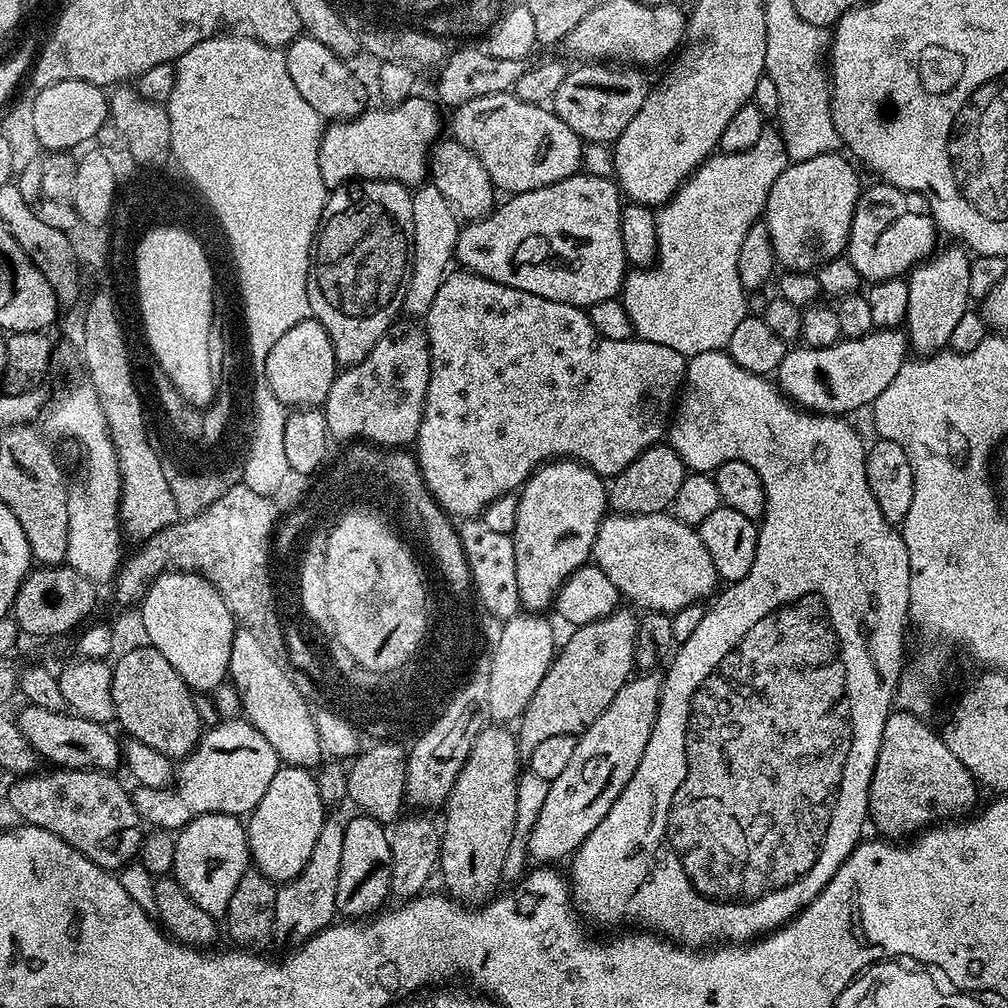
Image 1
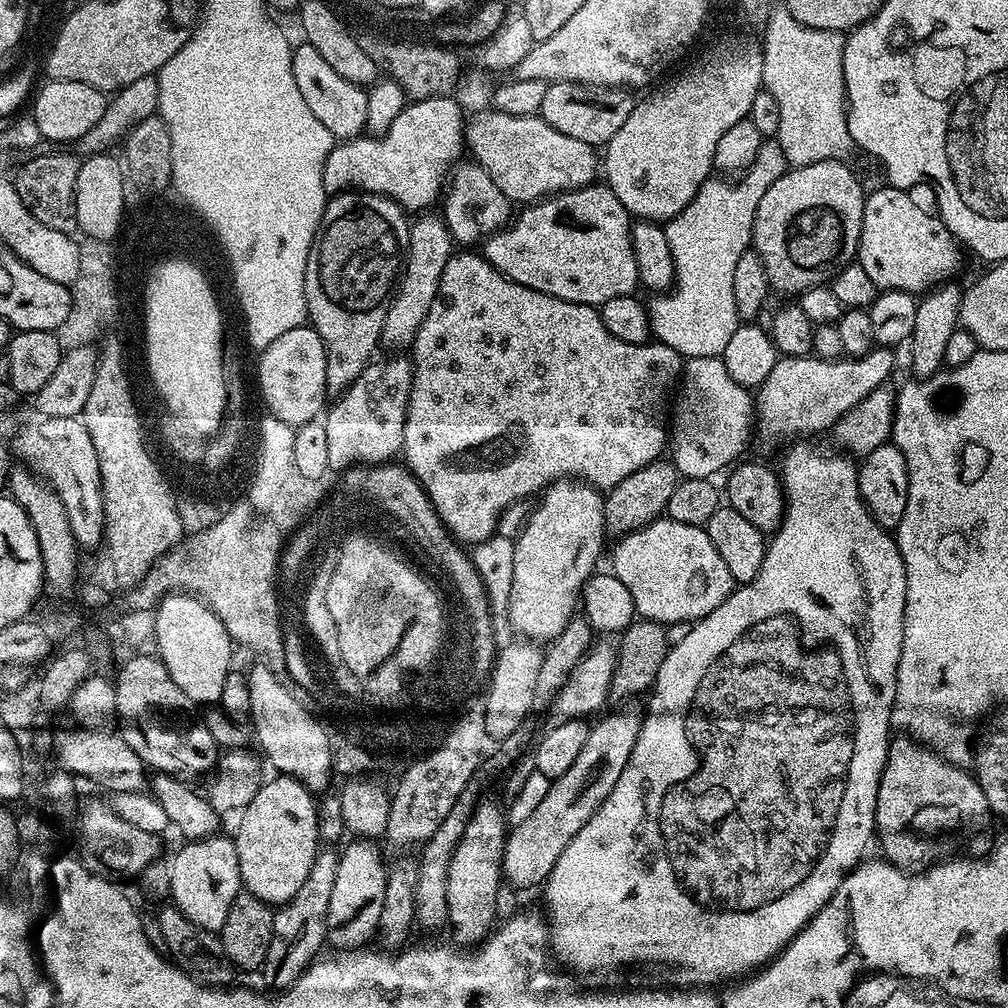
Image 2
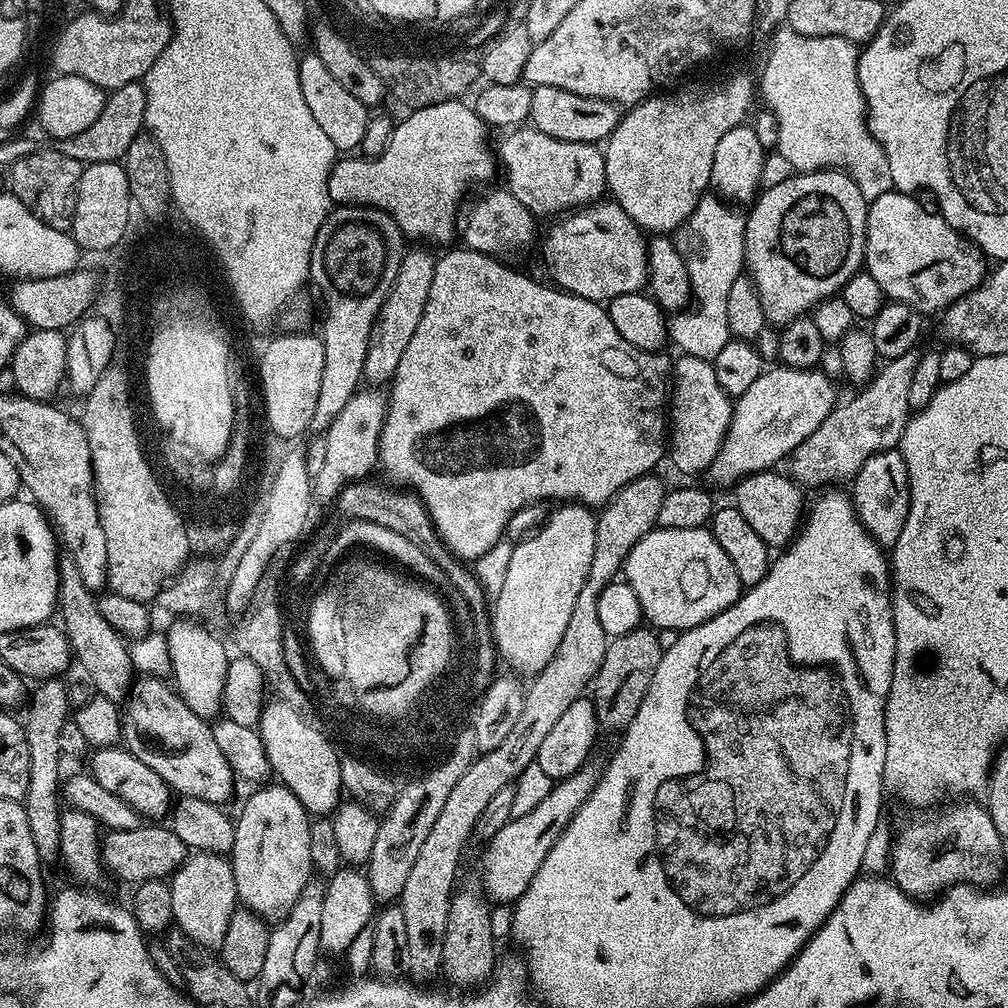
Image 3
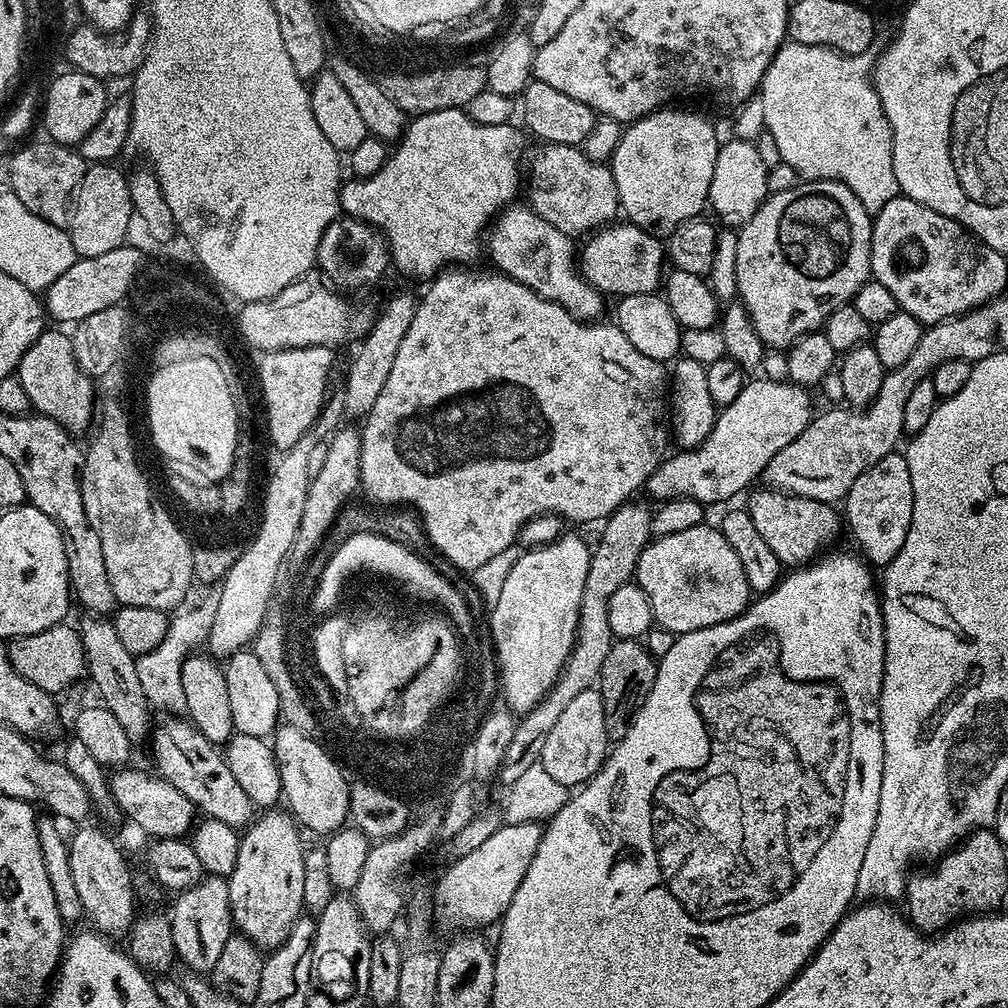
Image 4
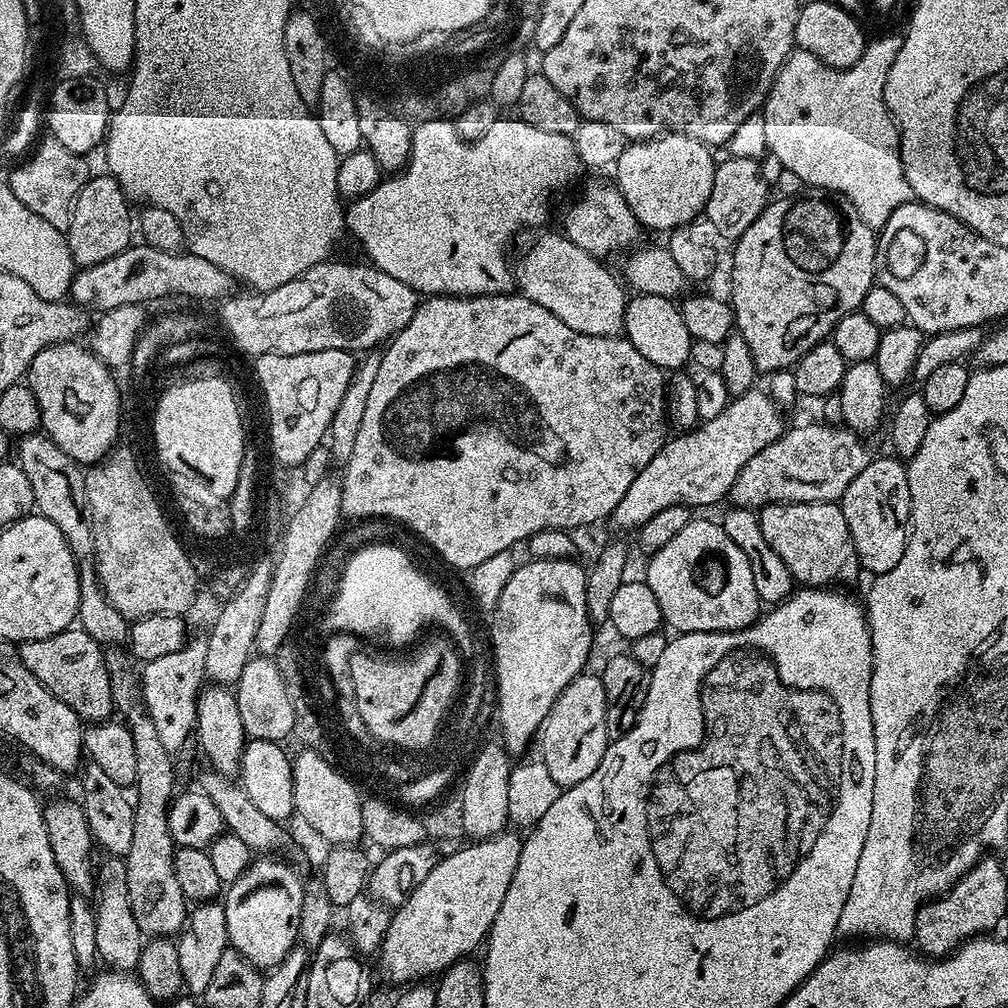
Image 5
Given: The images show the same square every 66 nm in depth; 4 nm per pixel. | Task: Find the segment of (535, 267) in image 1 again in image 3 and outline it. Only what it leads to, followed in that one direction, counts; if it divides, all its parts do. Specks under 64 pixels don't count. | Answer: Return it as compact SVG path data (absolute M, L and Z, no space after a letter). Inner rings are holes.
M601 198L595 204L586 204L557 219L544 240L548 255L548 268L552 271L551 283L555 287L587 300L607 302L622 294L641 291L648 282L648 240L645 233L612 198Z

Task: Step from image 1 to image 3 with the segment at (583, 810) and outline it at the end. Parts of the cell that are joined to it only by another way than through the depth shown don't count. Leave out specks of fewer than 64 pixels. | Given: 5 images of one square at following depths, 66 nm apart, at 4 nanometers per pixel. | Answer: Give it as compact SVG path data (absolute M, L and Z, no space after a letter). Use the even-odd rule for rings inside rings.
M595 763L584 764L574 774L565 780L553 783L552 789L530 814L525 814L517 820L509 820L502 826L491 840L483 845L484 848L484 884L483 891L487 899L501 900L511 905L519 900L521 894L528 889L530 882L534 882L534 874L538 874L538 866L550 854L554 842L564 828L574 818L574 814L584 805L590 793L596 788L598 768Z

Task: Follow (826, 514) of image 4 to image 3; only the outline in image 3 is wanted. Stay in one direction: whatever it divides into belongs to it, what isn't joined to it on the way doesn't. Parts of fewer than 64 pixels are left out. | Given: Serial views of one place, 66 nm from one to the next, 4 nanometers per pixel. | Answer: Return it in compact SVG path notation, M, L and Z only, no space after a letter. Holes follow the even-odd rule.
M780 470L755 472L749 476L740 477L735 485L736 500L734 507L750 522L750 526L766 542L769 549L783 550L796 539L798 525L806 516L806 500L801 485L792 479L791 475L780 473Z

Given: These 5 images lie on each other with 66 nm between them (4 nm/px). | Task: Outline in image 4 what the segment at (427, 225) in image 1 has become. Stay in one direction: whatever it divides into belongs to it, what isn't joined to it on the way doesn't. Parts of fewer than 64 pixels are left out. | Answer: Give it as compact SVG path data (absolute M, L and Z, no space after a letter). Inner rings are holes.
M396 292L384 304L384 309L379 309L372 329L364 335L364 339L355 345L356 353L348 374L344 378L344 415L349 421L359 421L368 415L374 406L375 399L382 392L382 385L394 366L394 354L398 354L398 346L402 346L402 338L406 338L406 330L410 330L410 322L414 322L417 297L408 292Z

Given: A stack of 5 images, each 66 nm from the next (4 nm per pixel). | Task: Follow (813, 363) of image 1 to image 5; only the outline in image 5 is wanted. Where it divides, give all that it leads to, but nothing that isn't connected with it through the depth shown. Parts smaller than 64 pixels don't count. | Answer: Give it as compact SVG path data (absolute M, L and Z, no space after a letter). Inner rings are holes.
M764 390L744 392L729 399L727 406L714 418L703 421L701 426L685 431L665 442L650 458L647 466L640 471L638 478L630 482L630 490L622 494L618 506L614 506L610 517L620 528L635 530L641 528L649 518L654 518L658 510L666 510L666 506L686 504L716 504L727 497L733 482L742 466L758 454L758 450L766 450L770 442L774 442L786 431L786 423L780 417L781 409L773 402L772 397Z

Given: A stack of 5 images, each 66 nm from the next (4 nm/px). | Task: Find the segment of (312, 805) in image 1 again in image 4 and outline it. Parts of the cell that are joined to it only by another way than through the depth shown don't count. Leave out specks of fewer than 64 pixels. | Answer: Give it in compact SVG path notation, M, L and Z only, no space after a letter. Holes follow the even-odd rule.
M261 811L243 829L238 862L234 862L234 870L226 878L232 923L239 935L250 938L262 950L271 950L286 942L294 922L305 911L303 866L306 845L300 841L301 829L297 821L287 811L276 811Z

